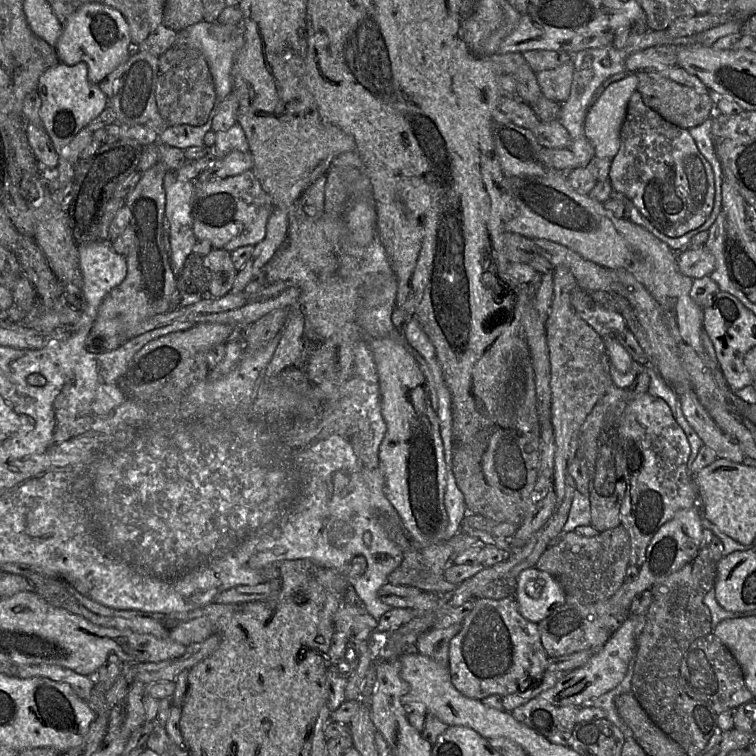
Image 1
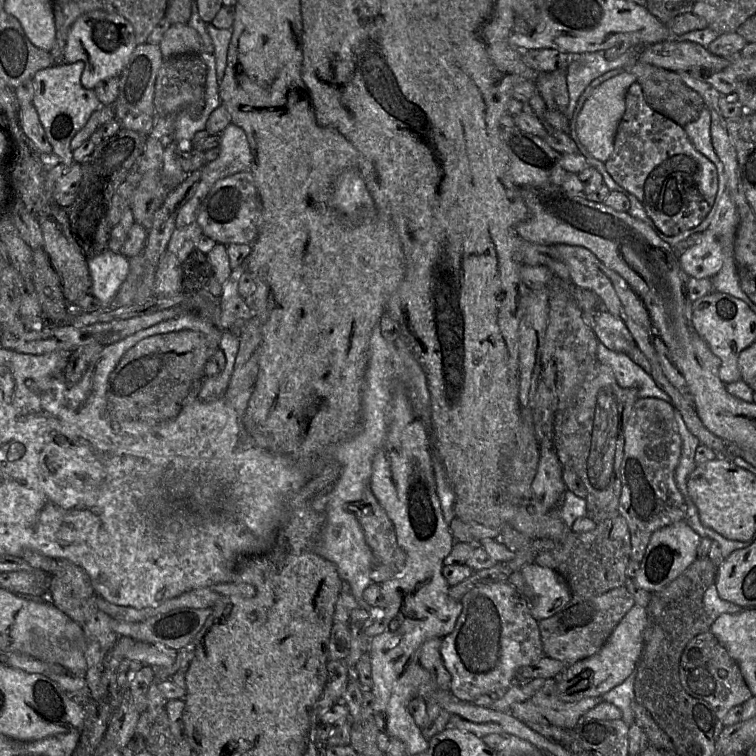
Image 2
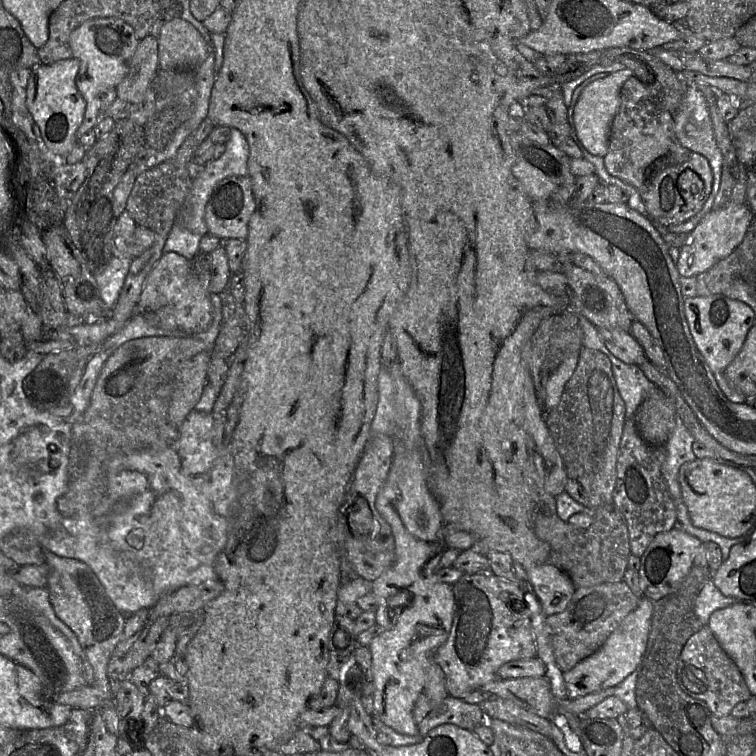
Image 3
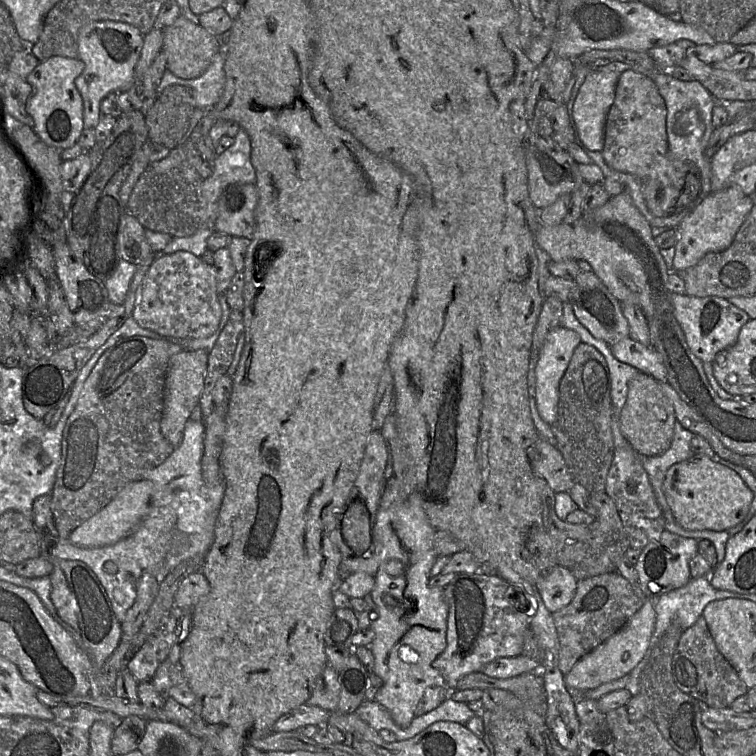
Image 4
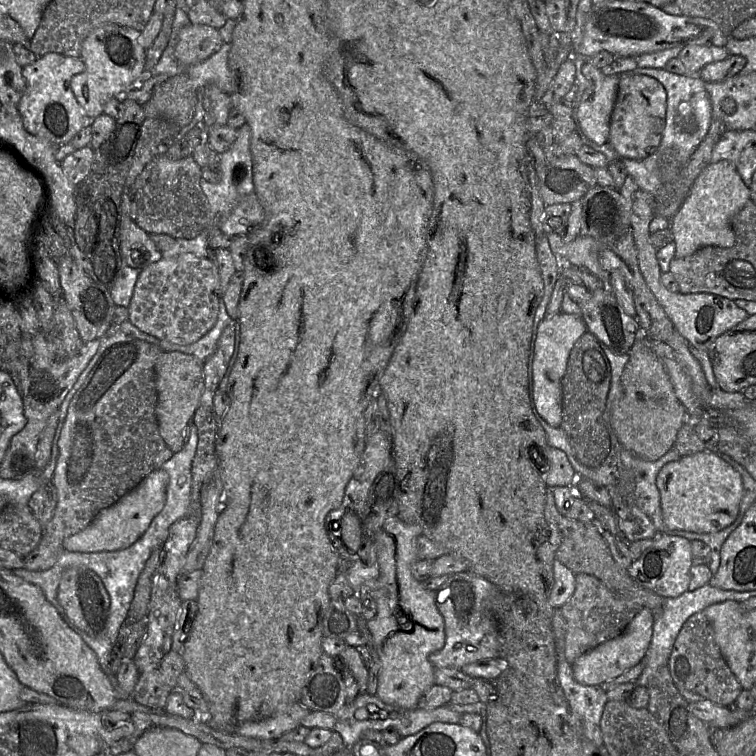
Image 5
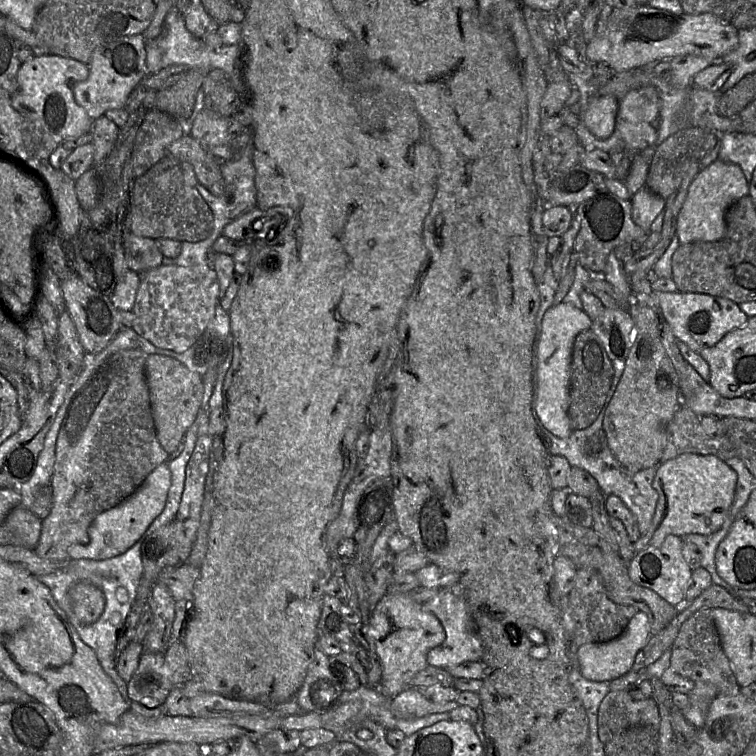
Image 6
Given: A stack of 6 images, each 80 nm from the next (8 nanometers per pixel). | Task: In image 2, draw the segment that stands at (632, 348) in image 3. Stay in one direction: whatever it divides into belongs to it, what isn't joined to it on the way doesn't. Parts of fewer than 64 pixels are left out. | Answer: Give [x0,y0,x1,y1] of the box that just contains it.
[582,311,636,354]

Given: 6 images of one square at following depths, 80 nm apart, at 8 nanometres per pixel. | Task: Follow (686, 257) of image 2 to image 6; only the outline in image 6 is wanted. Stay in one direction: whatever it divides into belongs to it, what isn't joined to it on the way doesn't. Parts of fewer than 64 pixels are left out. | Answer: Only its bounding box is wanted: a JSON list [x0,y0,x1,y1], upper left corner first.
[675,160,749,243]

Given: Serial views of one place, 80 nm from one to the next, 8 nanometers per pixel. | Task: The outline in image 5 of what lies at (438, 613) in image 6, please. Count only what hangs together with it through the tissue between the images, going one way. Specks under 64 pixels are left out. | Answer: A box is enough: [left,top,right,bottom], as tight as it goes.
[430,571,503,668]

